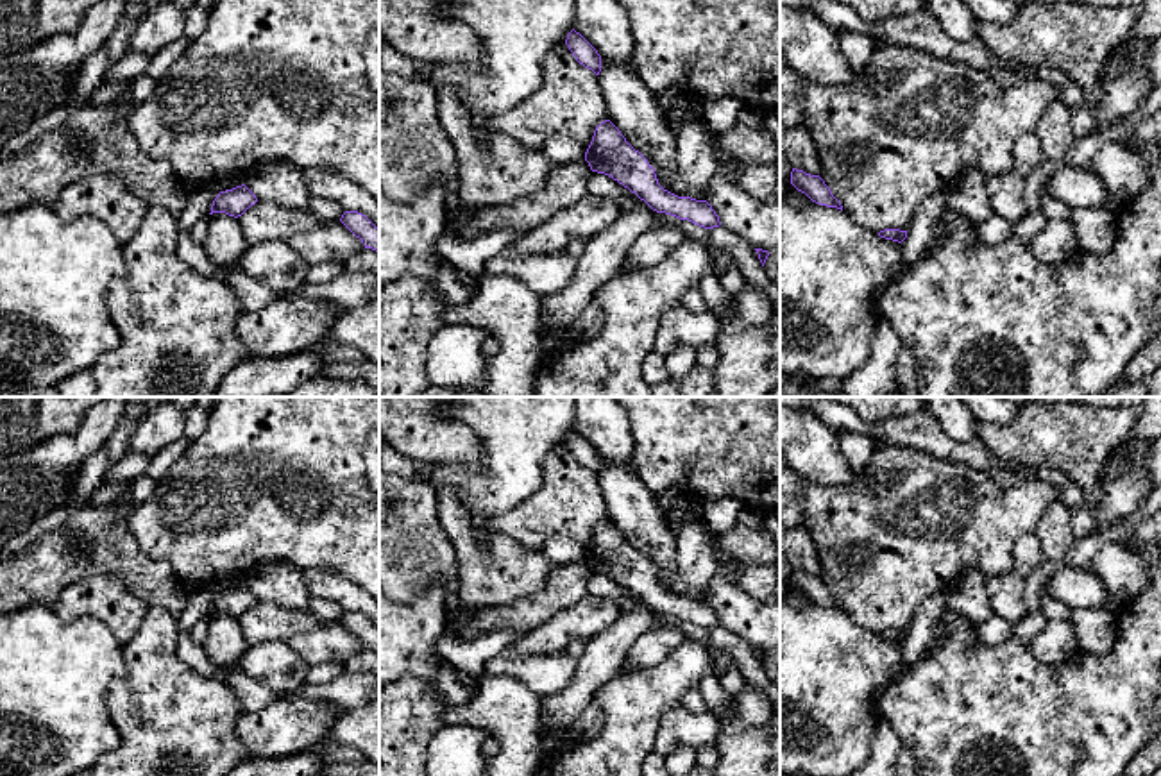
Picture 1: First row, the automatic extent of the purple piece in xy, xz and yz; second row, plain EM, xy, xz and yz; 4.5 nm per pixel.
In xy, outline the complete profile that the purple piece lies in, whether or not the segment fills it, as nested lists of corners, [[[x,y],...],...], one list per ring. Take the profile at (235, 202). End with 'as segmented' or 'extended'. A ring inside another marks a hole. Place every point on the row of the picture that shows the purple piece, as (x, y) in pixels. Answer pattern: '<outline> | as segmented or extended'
[[[242,184],[233,190],[220,191],[213,200],[209,215],[225,213],[238,218],[256,202],[256,195],[245,184]]] | as segmented

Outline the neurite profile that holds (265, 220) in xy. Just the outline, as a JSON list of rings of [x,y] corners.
[[[258,200],[238,222],[249,245],[288,241],[324,224],[309,209],[290,209],[267,200]]]

